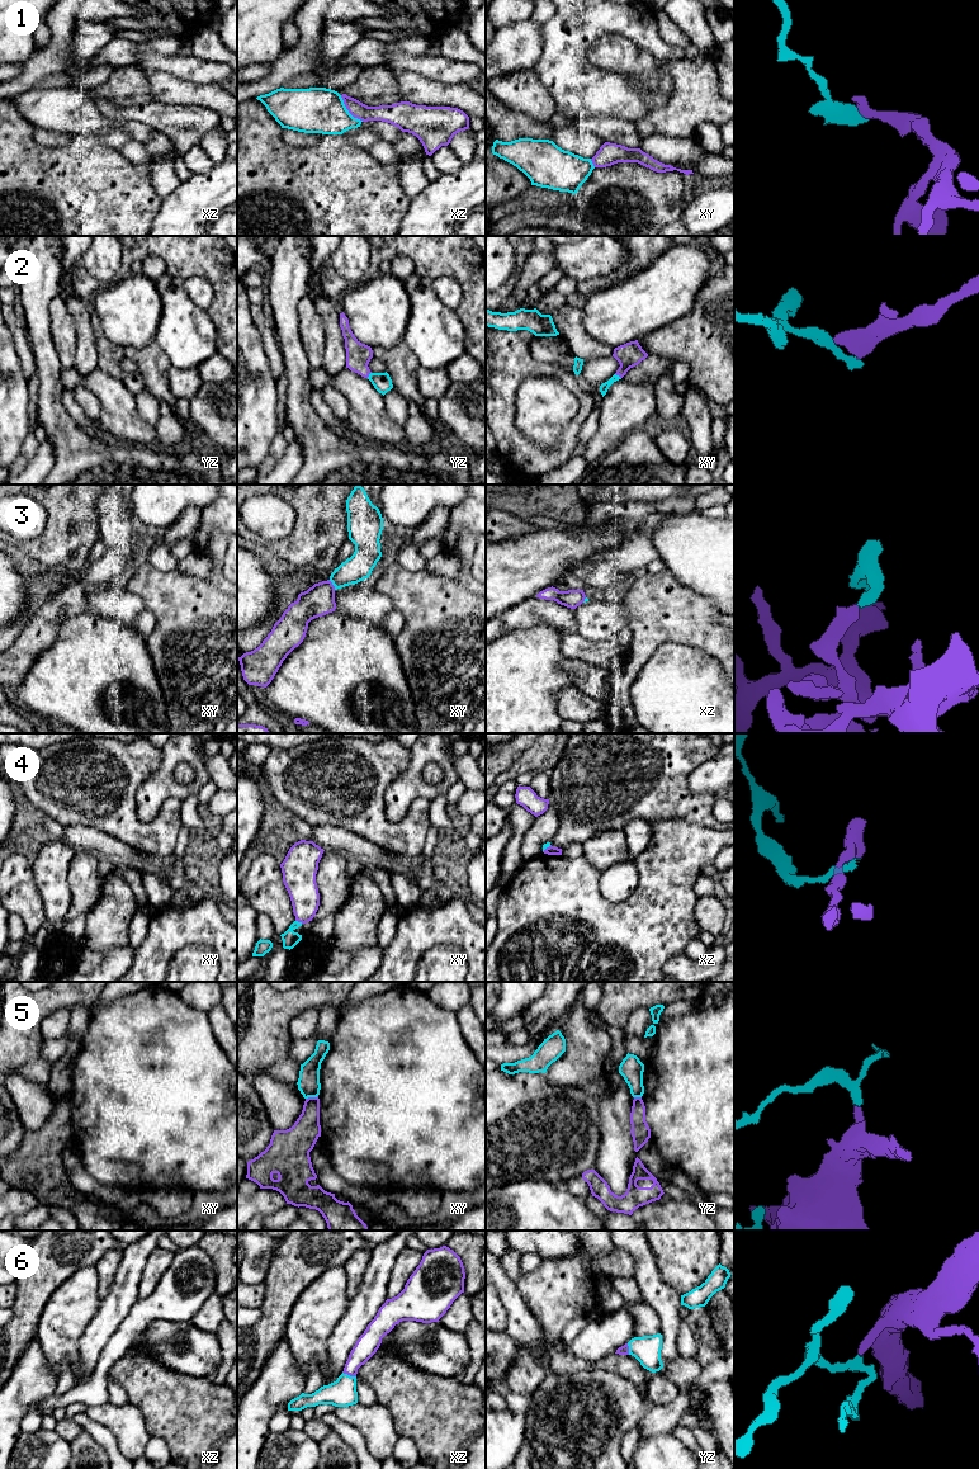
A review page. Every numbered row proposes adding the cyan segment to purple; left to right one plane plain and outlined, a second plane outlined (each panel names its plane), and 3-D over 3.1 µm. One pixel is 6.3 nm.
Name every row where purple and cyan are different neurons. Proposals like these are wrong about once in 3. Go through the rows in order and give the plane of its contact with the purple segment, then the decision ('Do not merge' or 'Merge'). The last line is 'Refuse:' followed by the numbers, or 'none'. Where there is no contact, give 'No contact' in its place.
1: Touches purple in xz. Do not merge
2: Touches purple in xy. Merge
3: Touches purple in xy. Merge
4: Touches purple in xy. Do not merge
5: Touches purple in xy. Do not merge
6: Touches purple in xz. Merge
Refuse: 1, 4, 5

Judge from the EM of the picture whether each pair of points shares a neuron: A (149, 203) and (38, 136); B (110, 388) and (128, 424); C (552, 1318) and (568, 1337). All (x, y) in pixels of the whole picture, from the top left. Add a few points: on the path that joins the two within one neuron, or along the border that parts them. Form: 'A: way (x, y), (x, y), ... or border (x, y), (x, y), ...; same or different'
A: border (31, 133), (42, 145), (65, 145); different
B: way (114, 397), (118, 404), (119, 415); same
C: border (586, 1316), (573, 1317), (566, 1325), (561, 1337); different

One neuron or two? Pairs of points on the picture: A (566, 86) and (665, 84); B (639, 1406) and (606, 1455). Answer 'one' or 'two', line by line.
A: one
B: one

